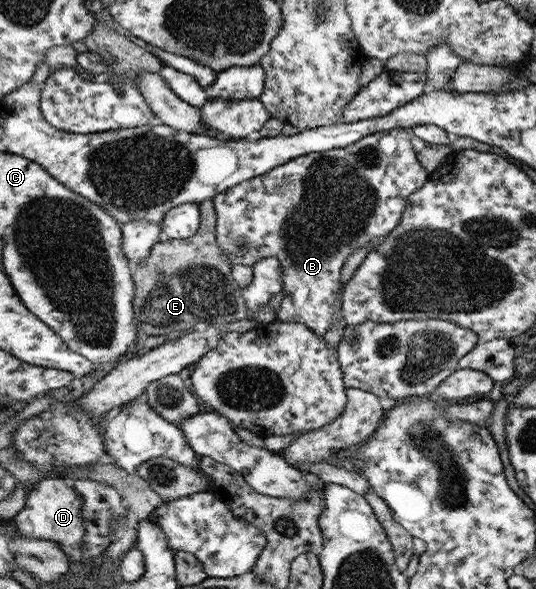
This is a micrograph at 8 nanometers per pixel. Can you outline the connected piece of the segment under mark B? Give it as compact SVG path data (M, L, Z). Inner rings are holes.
M402 127L389 130L388 132L377 132L374 135L368 135L366 138L360 139L358 142L344 148L335 148L332 151L324 152L311 152L310 154L300 156L298 159L288 161L286 164L281 164L279 167L271 168L270 171L263 175L245 180L212 198L218 216L218 226L216 227L218 244L223 250L223 253L228 256L228 260L231 261L231 264L252 267L254 264L258 264L268 258L276 258L280 262L283 271L284 298L282 305L278 307L276 312L276 320L280 322L306 324L308 328L319 333L320 336L324 336L326 332L330 330L330 326L334 324L335 320L340 322L341 318L337 317L335 314L342 312L342 306L338 305L336 301L339 300L340 277L343 268L347 264L347 260L352 255L355 255L360 247L370 246L372 240L382 239L399 227L410 196L420 190L420 188L426 184L430 176L430 173L426 172L426 169L419 163L417 152L414 151L412 142L410 141L411 138L411 130Z

